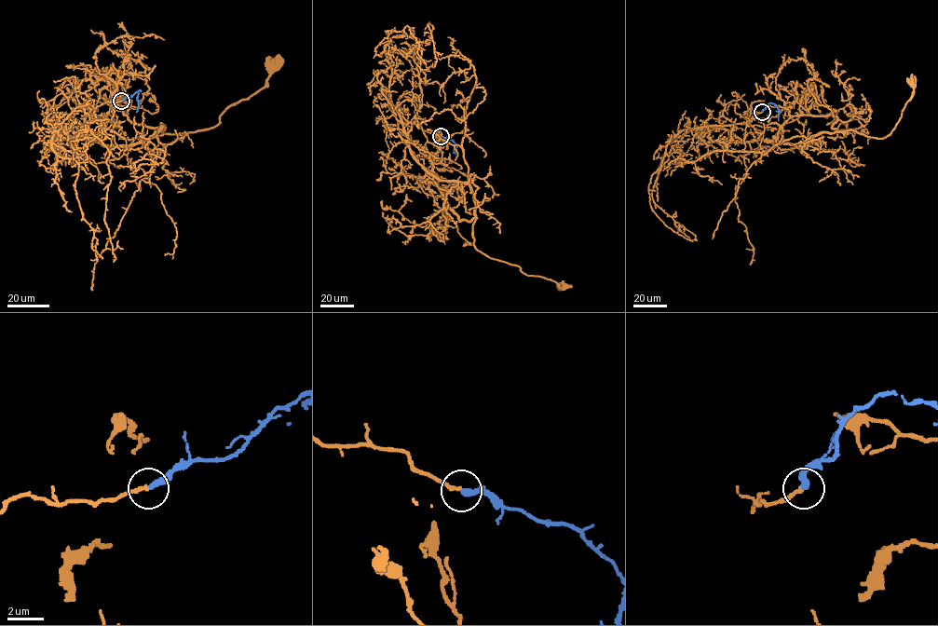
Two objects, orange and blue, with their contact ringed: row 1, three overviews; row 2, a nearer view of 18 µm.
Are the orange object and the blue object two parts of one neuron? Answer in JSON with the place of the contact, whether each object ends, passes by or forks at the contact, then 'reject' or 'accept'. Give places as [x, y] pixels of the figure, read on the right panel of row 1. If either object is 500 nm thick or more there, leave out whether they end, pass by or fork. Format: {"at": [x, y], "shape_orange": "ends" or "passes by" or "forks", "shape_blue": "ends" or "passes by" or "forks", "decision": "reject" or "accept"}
{"at": [762, 112], "shape_orange": "ends", "shape_blue": "ends", "decision": "accept"}

